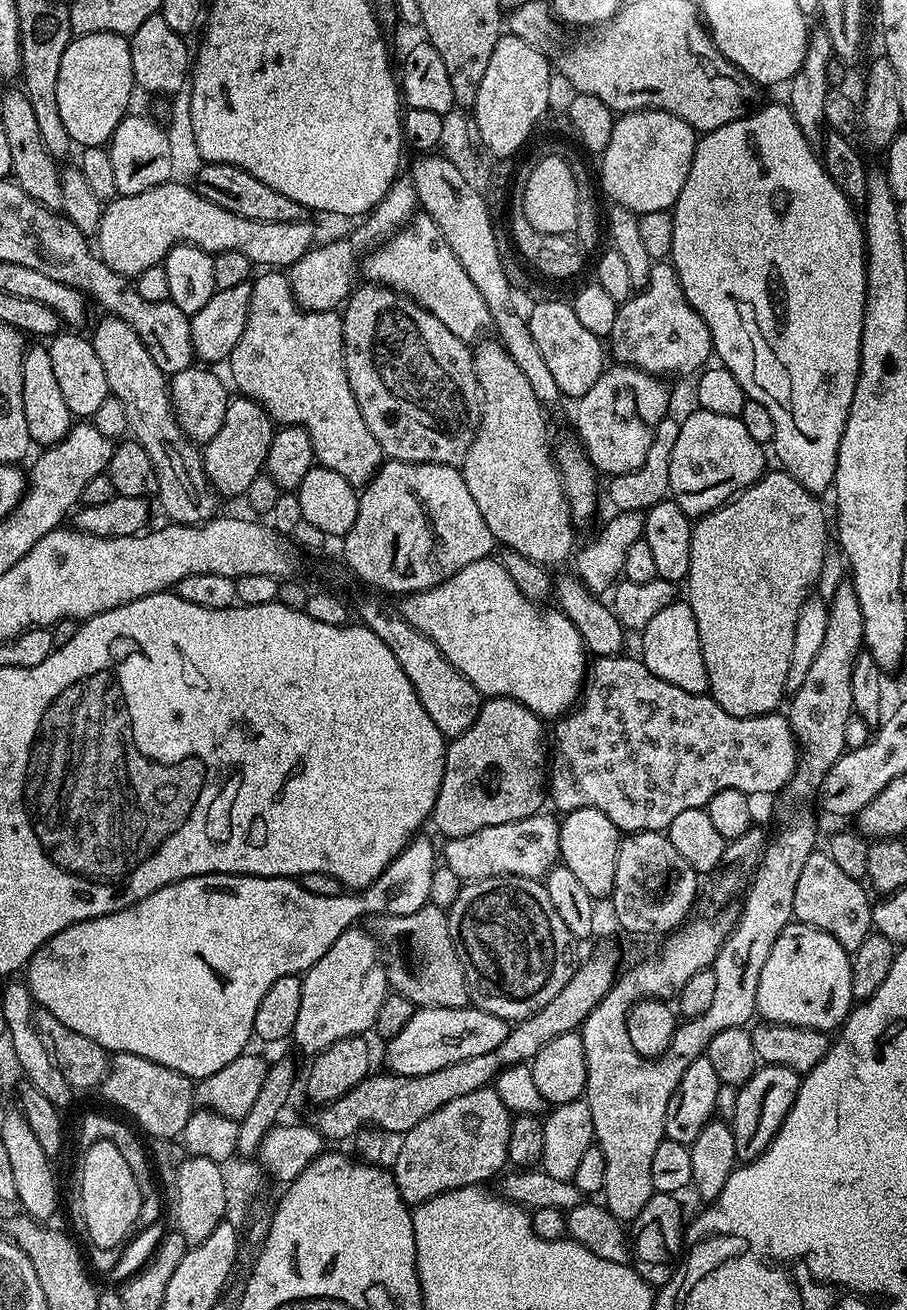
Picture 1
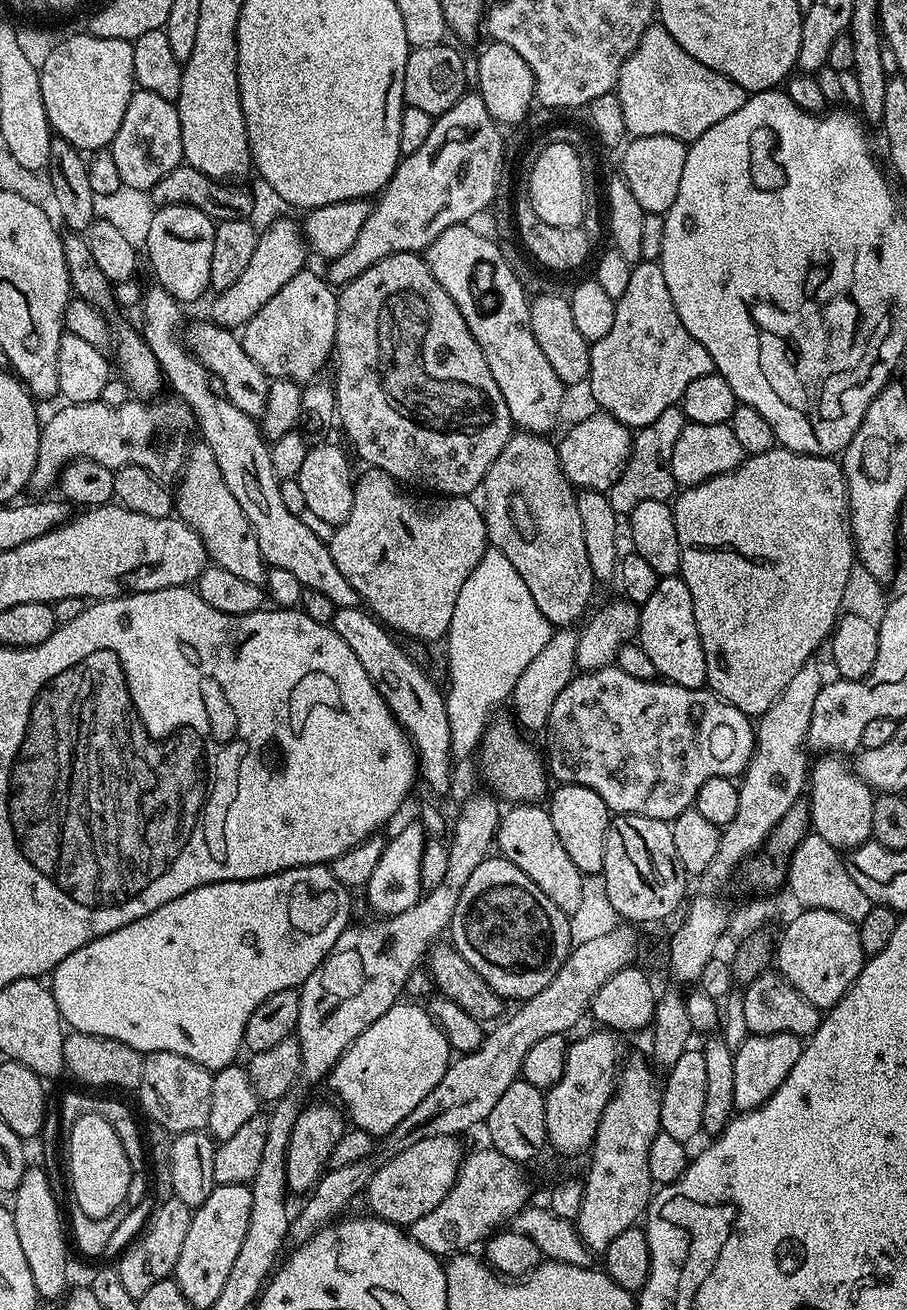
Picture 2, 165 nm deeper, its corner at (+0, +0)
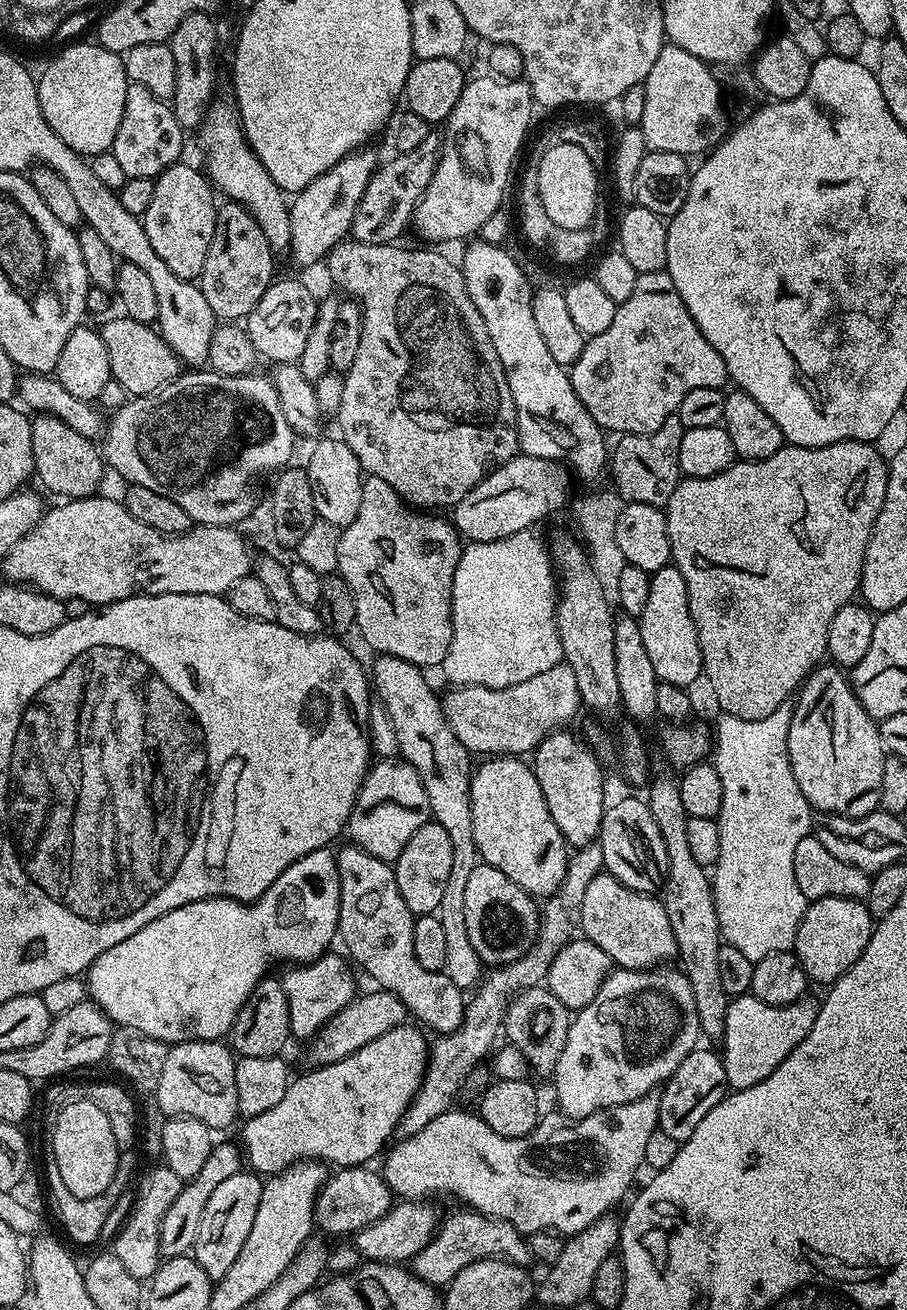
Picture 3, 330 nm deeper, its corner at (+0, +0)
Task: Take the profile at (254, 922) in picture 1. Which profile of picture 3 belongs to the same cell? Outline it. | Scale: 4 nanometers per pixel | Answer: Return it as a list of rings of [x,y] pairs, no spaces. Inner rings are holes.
[[[319,848],[306,854],[306,858],[298,858],[298,862],[294,862],[286,870],[282,870],[282,874],[278,874],[276,881],[254,901],[245,902],[231,900],[225,896],[212,896],[209,900],[199,900],[198,902],[190,902],[186,906],[178,906],[178,910],[170,910],[166,914],[162,914],[162,918],[154,918],[154,922],[142,926],[142,930],[138,930],[138,934],[130,934],[130,938],[126,938],[126,942],[118,942],[118,946],[110,946],[110,950],[106,950],[106,954],[98,954],[98,958],[86,973],[86,992],[92,1003],[99,1006],[112,1019],[113,1025],[133,1028],[150,1038],[163,1040],[169,1046],[186,1040],[220,1040],[231,1033],[234,1018],[238,1014],[238,1010],[242,1010],[242,1002],[246,1002],[246,998],[250,998],[250,990],[254,990],[254,986],[258,986],[258,982],[269,975],[271,968],[268,967],[271,964],[284,963],[284,966],[295,966],[317,960],[318,957],[325,955],[331,949],[328,947],[331,946],[332,940],[334,944],[337,939],[339,926],[340,879],[336,869],[336,857],[328,848]]]

